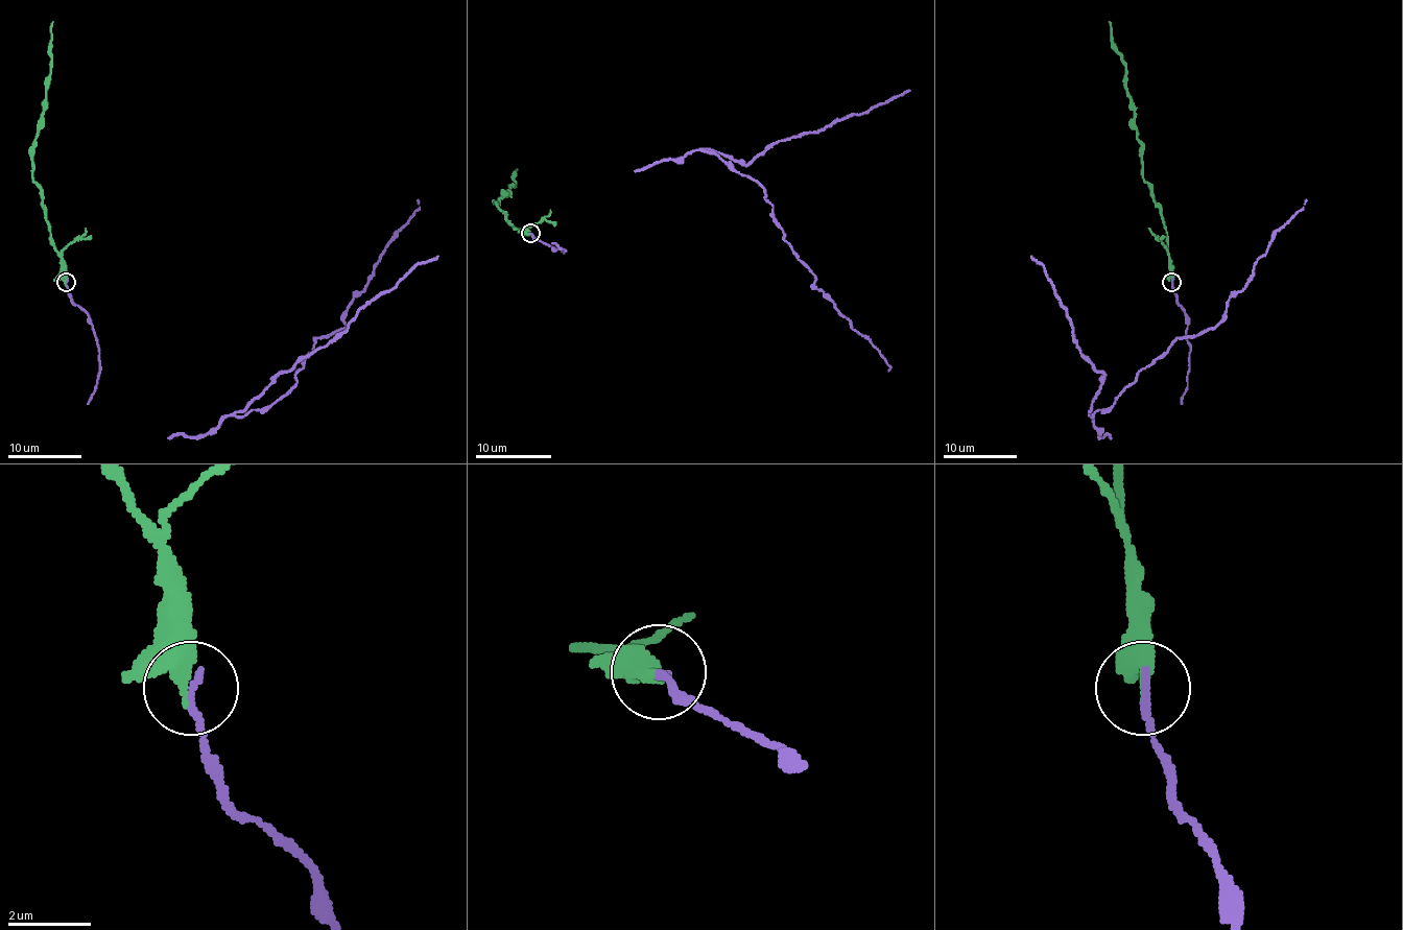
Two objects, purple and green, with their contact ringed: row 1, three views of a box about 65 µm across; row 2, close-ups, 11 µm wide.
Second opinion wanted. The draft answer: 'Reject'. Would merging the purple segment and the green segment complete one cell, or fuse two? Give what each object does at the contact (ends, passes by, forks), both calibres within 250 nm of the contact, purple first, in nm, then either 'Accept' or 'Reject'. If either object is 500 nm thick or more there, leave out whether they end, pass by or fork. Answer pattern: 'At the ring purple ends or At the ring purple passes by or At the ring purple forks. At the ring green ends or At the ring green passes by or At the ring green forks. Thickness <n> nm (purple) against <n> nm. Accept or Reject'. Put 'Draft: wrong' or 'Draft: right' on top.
Draft: right
At the ring purple ends. At the ring green ends. Thickness 200 nm (purple) against 440 nm. Reject

